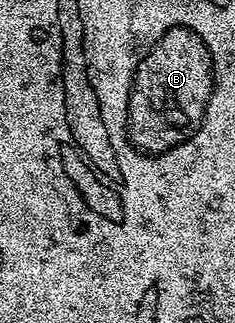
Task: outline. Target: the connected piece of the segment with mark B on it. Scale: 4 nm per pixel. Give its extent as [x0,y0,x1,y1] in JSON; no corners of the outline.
[129,27,213,153]

